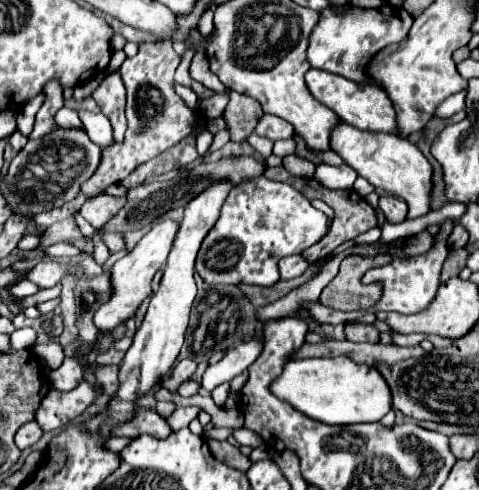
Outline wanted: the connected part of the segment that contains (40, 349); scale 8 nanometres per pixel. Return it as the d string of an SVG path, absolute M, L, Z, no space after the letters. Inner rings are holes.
M52 339L52 341L48 341L48 343L42 343L42 345L34 345L32 351L46 363L48 373L54 371L54 369L58 369L58 367L62 365L62 361L64 361L62 345L60 345L56 339Z

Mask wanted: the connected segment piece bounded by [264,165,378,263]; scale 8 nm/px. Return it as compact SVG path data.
M280 165L280 167L268 167L266 173L264 173L264 177L272 179L272 181L288 183L288 185L292 185L296 191L300 191L306 199L322 199L326 205L330 205L330 207L334 209L336 219L334 219L334 223L332 223L332 227L330 227L330 233L328 233L320 243L316 243L314 247L308 247L308 249L302 253L302 255L306 255L306 259L308 259L310 263L322 259L324 255L332 253L338 245L342 245L342 243L354 239L356 235L360 235L360 233L364 233L364 231L368 231L368 229L372 229L372 227L378 225L378 221L376 221L376 211L374 211L374 209L366 203L366 199L364 199L362 195L358 195L354 189L350 189L350 191L334 191L334 189L328 189L328 187L320 185L316 179L294 177L294 175L290 175L282 165Z

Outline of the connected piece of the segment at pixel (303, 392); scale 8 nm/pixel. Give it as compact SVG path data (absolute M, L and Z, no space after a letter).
M348 357L292 359L272 383L272 393L294 405L300 413L328 425L380 421L392 409L390 387L378 369L356 363Z

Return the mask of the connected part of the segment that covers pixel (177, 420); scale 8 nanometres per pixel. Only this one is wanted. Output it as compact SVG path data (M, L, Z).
M198 405L178 407L178 409L172 413L172 417L168 419L168 425L170 425L170 429L172 429L172 431L178 431L178 429L184 429L184 427L188 427L188 423L190 423L192 419L196 419L200 411L202 411L202 409L200 409Z

